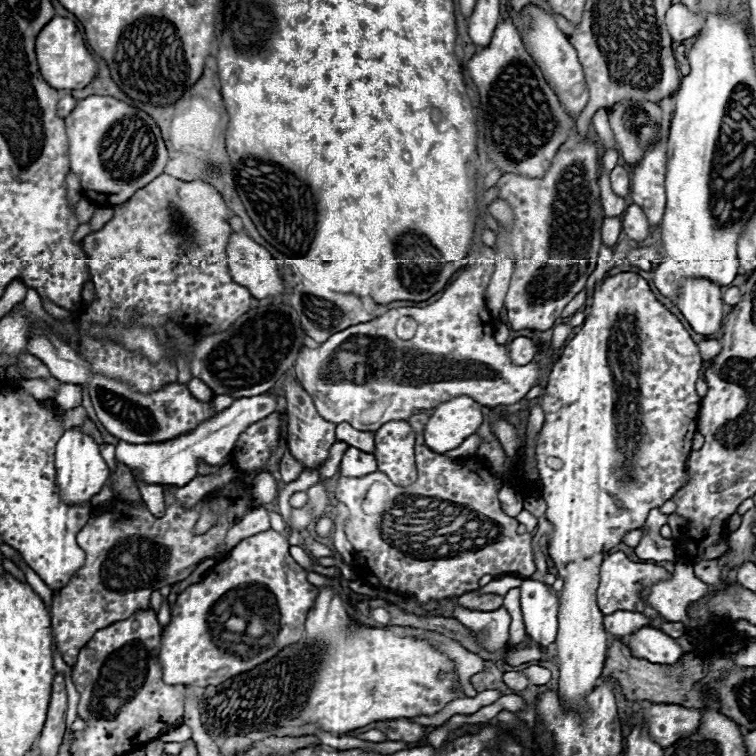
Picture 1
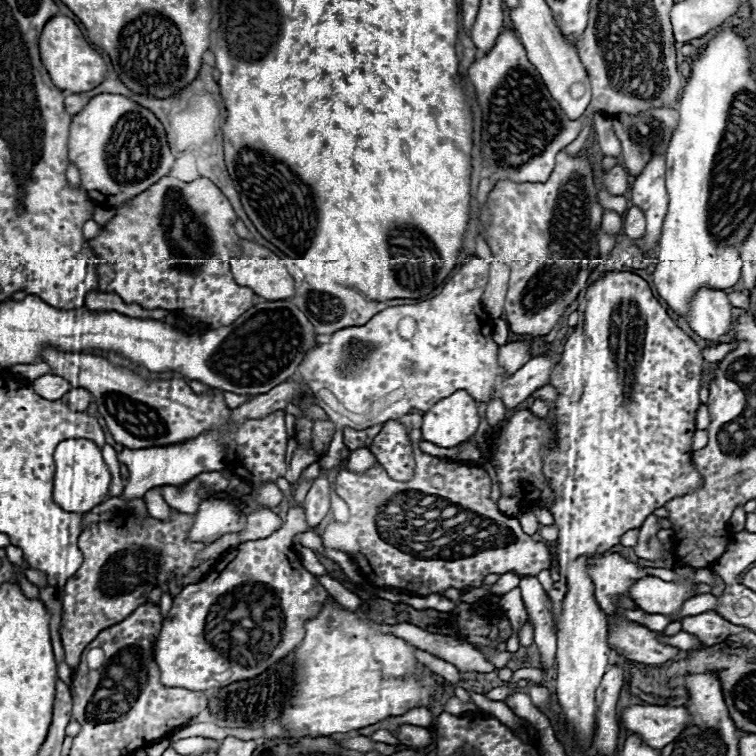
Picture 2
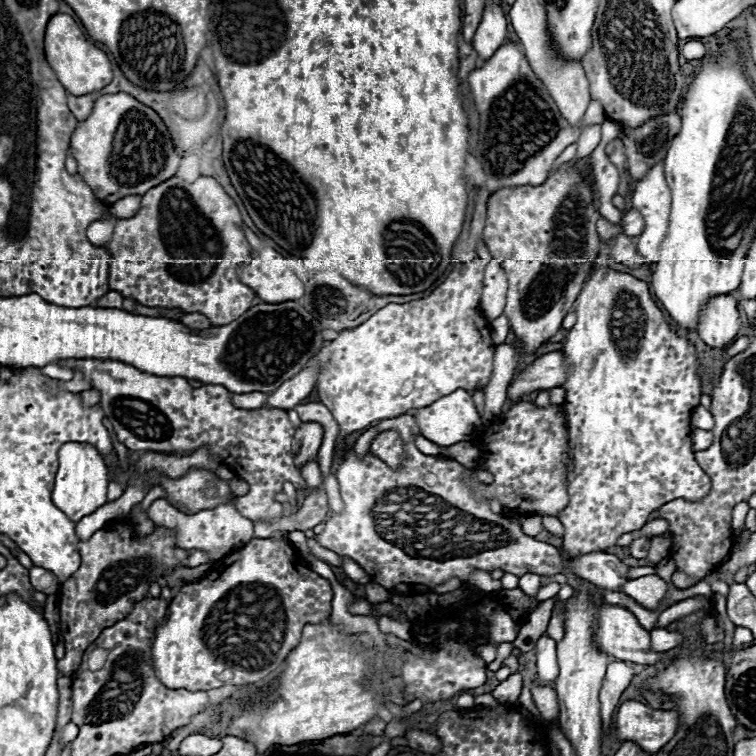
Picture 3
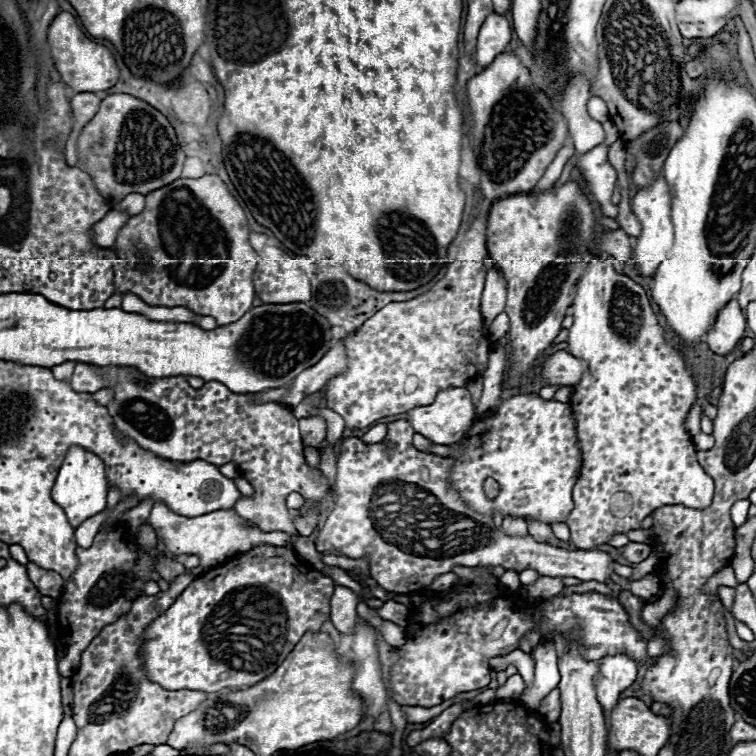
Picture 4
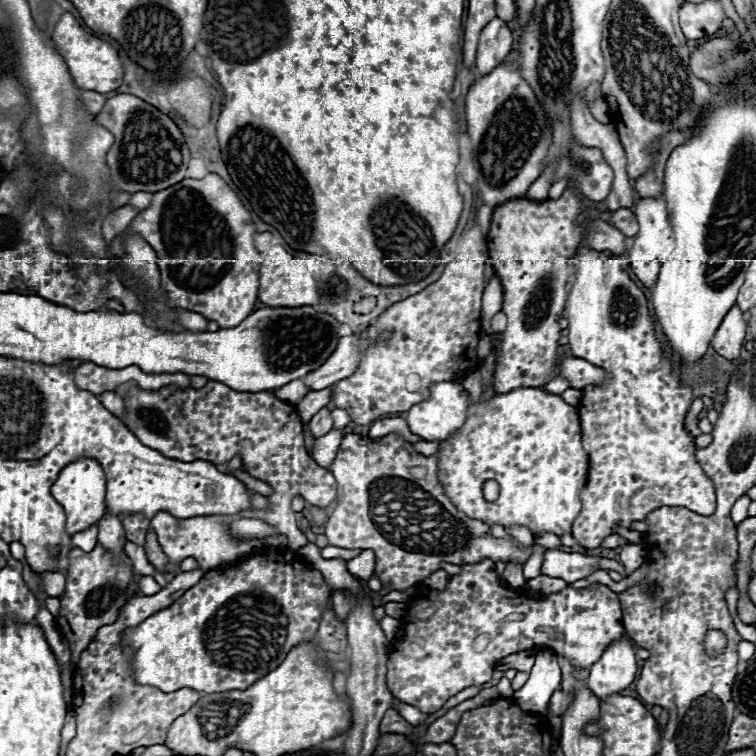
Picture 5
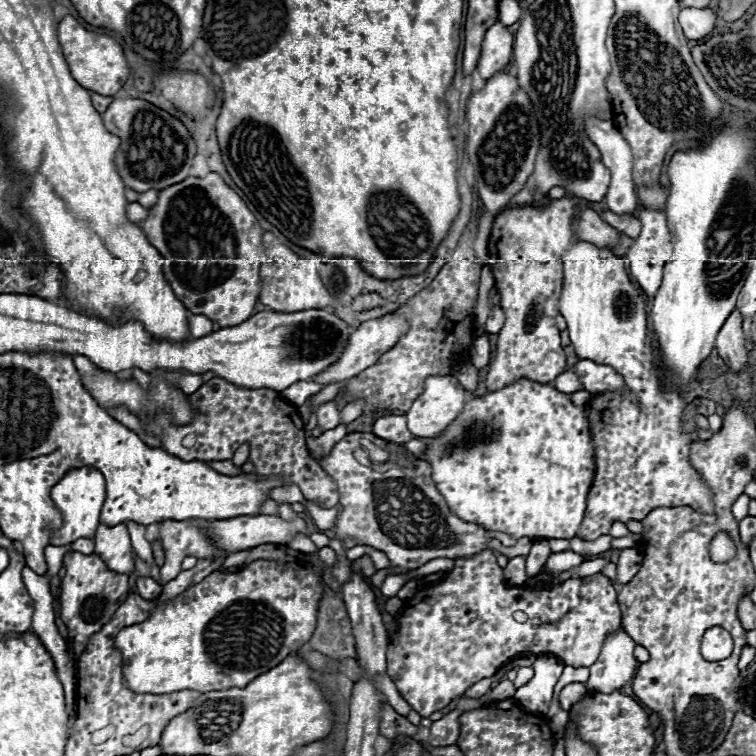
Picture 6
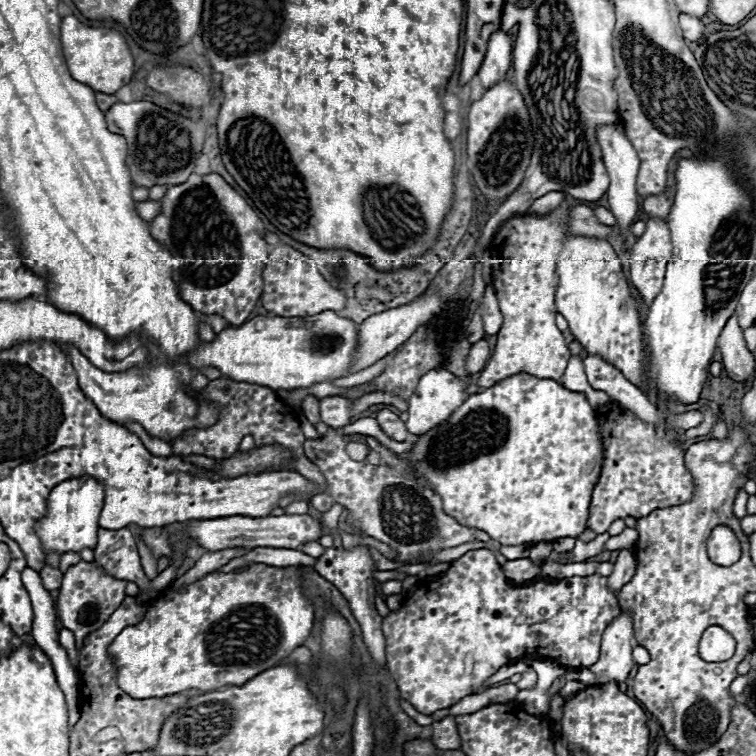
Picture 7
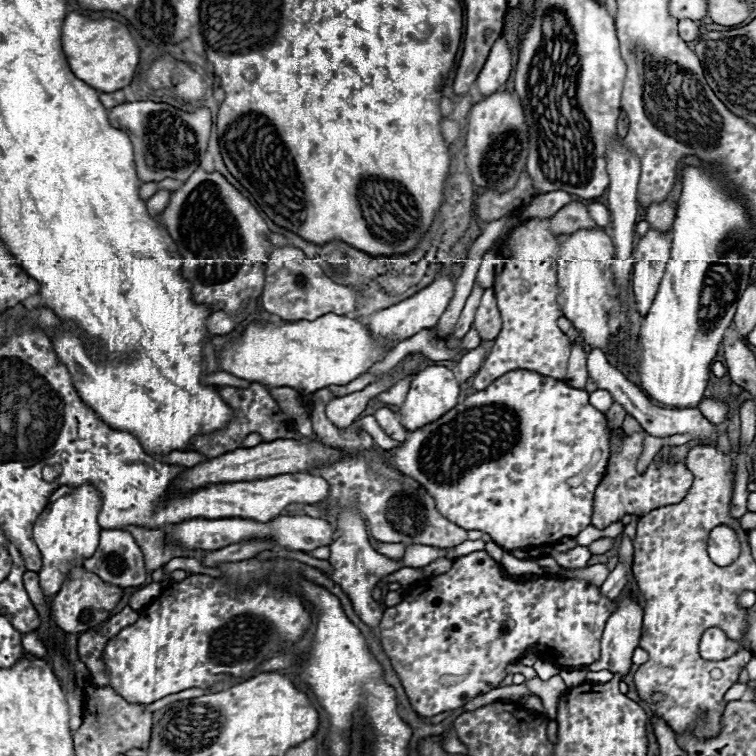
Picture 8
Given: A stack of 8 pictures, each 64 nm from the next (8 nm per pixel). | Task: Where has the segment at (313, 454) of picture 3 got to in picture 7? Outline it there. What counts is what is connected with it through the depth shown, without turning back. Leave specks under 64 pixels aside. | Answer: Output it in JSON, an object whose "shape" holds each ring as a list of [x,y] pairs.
{"shape":[[[328,396],[320,400],[320,420],[330,428],[340,428],[350,424],[352,398]]]}

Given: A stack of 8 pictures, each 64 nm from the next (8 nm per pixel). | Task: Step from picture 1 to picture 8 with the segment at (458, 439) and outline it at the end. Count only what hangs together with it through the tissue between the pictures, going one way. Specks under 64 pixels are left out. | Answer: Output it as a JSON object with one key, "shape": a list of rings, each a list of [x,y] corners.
{"shape":[[[428,366],[410,384],[406,402],[400,408],[400,420],[406,426],[406,430],[410,430],[410,432],[420,430],[428,424],[436,422],[438,418],[442,418],[448,410],[452,410],[458,404],[458,396],[460,396],[460,384],[454,378],[454,372],[448,370],[446,366]]]}

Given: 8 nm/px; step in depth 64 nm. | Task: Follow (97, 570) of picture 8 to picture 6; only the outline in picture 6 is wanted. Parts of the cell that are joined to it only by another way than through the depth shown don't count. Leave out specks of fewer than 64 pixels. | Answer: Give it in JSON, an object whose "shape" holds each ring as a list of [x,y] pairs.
{"shape":[[[100,524],[96,530],[96,554],[104,558],[110,570],[116,570],[120,574],[132,574],[134,560],[130,552],[130,536],[126,524]]]}

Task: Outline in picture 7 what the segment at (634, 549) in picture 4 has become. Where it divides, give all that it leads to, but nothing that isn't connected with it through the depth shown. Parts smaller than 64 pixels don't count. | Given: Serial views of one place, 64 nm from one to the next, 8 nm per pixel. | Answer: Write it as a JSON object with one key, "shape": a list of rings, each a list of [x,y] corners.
{"shape":[[[622,550],[616,564],[614,564],[612,576],[608,576],[608,588],[612,592],[618,592],[624,584],[628,584],[632,580],[634,572],[636,572],[636,554],[634,554],[634,550]]]}

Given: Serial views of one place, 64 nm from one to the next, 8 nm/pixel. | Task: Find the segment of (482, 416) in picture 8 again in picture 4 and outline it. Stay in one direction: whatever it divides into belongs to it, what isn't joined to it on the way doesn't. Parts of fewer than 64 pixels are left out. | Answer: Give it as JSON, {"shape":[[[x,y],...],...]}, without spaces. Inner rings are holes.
{"shape":[[[516,394],[502,402],[496,408],[496,414],[476,418],[468,434],[458,442],[458,446],[464,448],[464,456],[454,458],[452,486],[460,490],[464,502],[468,502],[474,510],[480,510],[482,514],[494,514],[494,510],[500,510],[502,516],[524,520],[536,518],[546,524],[564,522],[564,518],[568,518],[568,514],[572,512],[572,486],[576,484],[580,472],[580,450],[576,444],[574,418],[568,404],[542,400],[538,394]],[[486,478],[494,478],[500,484],[500,492],[494,500],[484,494],[482,484]]]}

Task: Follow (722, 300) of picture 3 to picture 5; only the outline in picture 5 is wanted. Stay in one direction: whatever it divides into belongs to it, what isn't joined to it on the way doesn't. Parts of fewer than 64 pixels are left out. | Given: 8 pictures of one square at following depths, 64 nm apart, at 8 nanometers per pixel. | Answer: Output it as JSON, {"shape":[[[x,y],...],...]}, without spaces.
{"shape":[[[734,304],[726,316],[722,318],[710,346],[724,358],[734,360],[740,356],[742,344],[746,340],[746,322],[742,318],[742,310]]]}

